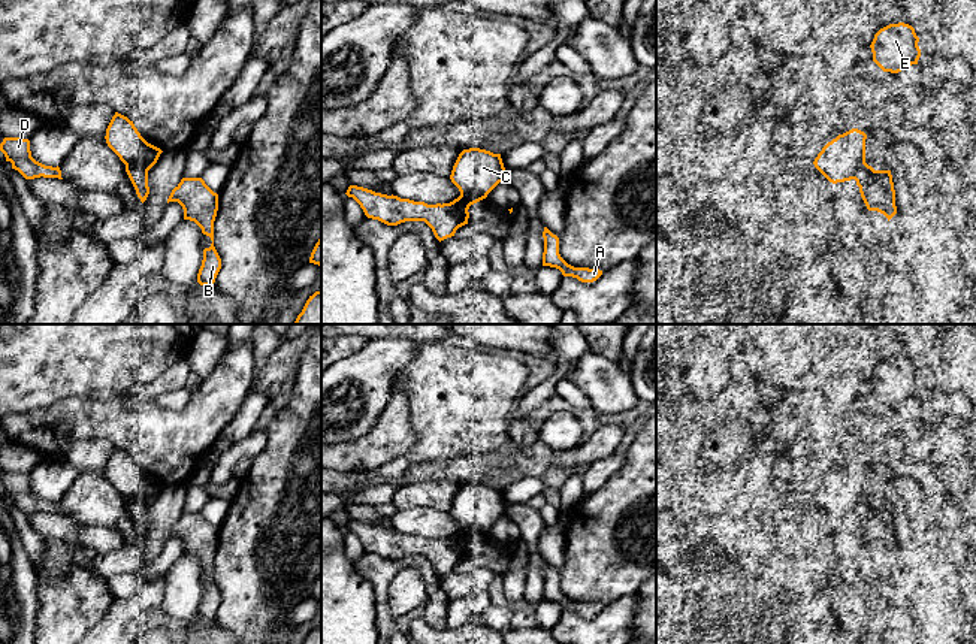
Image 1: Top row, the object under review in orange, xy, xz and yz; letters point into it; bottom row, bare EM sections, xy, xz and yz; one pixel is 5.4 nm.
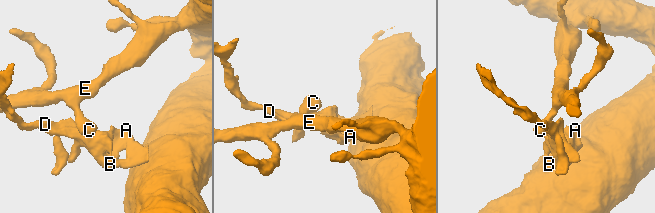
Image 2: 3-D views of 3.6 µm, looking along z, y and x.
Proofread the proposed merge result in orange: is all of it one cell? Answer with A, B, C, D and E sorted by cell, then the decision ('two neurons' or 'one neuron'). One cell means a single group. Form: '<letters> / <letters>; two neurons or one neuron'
A B D / C E; two neurons

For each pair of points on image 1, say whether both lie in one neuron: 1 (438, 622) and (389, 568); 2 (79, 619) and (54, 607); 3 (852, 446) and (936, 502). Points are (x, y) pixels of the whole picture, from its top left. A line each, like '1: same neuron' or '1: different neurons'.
1: same neuron
2: same neuron
3: same neuron

